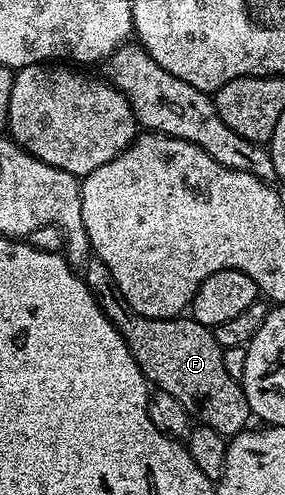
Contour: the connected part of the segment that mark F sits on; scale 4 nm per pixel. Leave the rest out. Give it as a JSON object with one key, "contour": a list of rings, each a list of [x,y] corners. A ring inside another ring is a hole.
{"contour":[[[89,259],[82,275],[96,295],[106,318],[110,318],[118,334],[122,334],[130,354],[134,354],[134,362],[138,362],[142,374],[153,389],[166,390],[166,394],[182,402],[193,421],[222,437],[237,436],[249,427],[246,394],[241,381],[226,374],[226,365],[222,363],[224,349],[215,340],[213,329],[202,326],[184,314],[171,316],[168,320],[138,315],[126,301],[120,299],[114,278],[110,270],[106,270],[106,262]]]}

